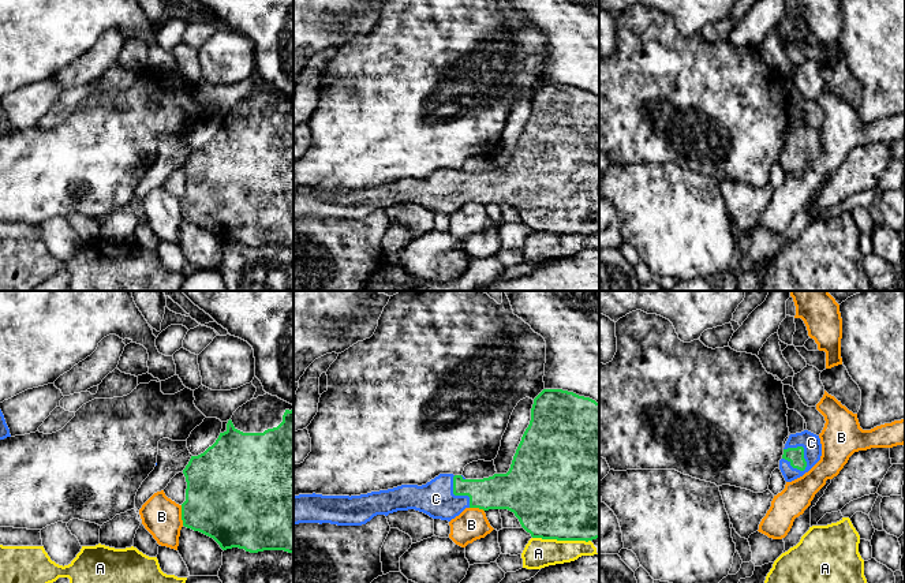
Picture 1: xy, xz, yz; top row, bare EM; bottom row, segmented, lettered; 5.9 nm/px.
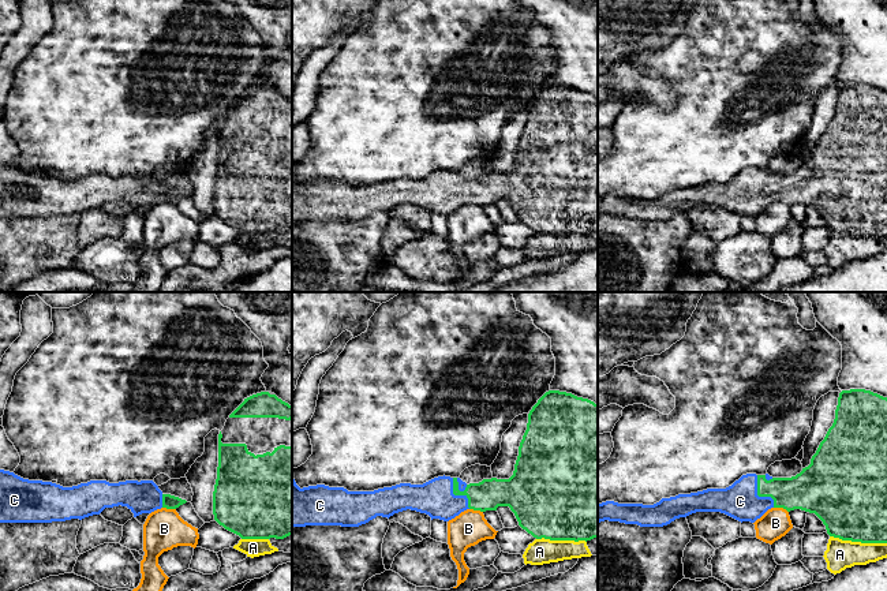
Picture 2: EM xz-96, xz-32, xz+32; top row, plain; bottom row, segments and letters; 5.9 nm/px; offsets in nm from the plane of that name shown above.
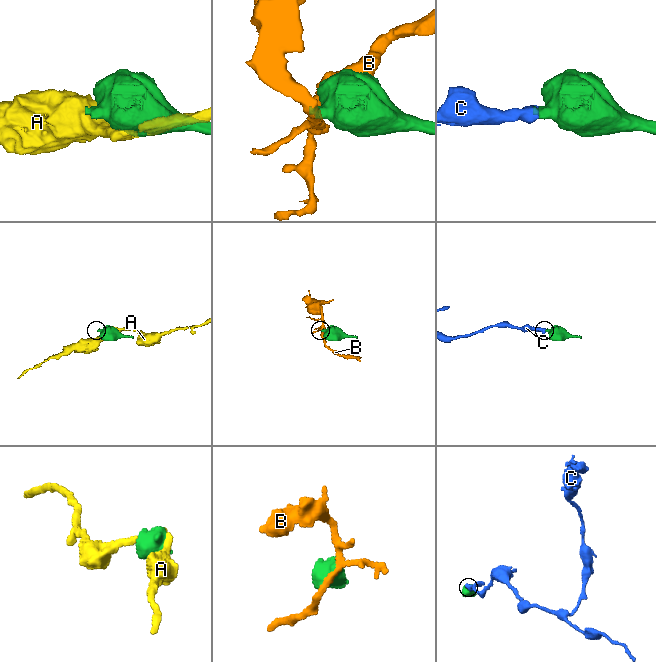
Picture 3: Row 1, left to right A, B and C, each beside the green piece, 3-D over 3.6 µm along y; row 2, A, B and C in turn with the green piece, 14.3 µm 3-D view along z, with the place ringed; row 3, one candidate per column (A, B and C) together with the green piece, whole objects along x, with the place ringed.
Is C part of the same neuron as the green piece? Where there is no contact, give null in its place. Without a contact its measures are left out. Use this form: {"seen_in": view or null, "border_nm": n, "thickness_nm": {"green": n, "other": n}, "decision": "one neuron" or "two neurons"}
{"seen_in": "yz", "border_nm": 180, "thickness_nm": {"green": 100, "other": 110}, "decision": "one neuron"}

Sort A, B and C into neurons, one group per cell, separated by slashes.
A / B / C

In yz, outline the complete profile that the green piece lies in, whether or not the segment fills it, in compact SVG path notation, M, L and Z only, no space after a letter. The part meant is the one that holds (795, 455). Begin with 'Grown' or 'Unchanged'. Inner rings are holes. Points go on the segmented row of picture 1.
Grown. M808 430L790 434L779 460L779 470L785 481L792 482L808 472L820 460L820 456L819 436Z

